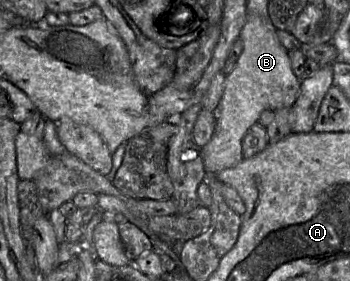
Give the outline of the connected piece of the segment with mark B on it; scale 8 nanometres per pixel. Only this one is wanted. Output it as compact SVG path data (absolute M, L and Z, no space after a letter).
M247 16L240 33L243 51L234 70L226 76L223 93L215 110L216 126L211 139L202 147L207 173L231 168L242 159L242 139L266 110L291 108L300 93L301 80L294 74L289 51L280 43L277 29L269 17Z

